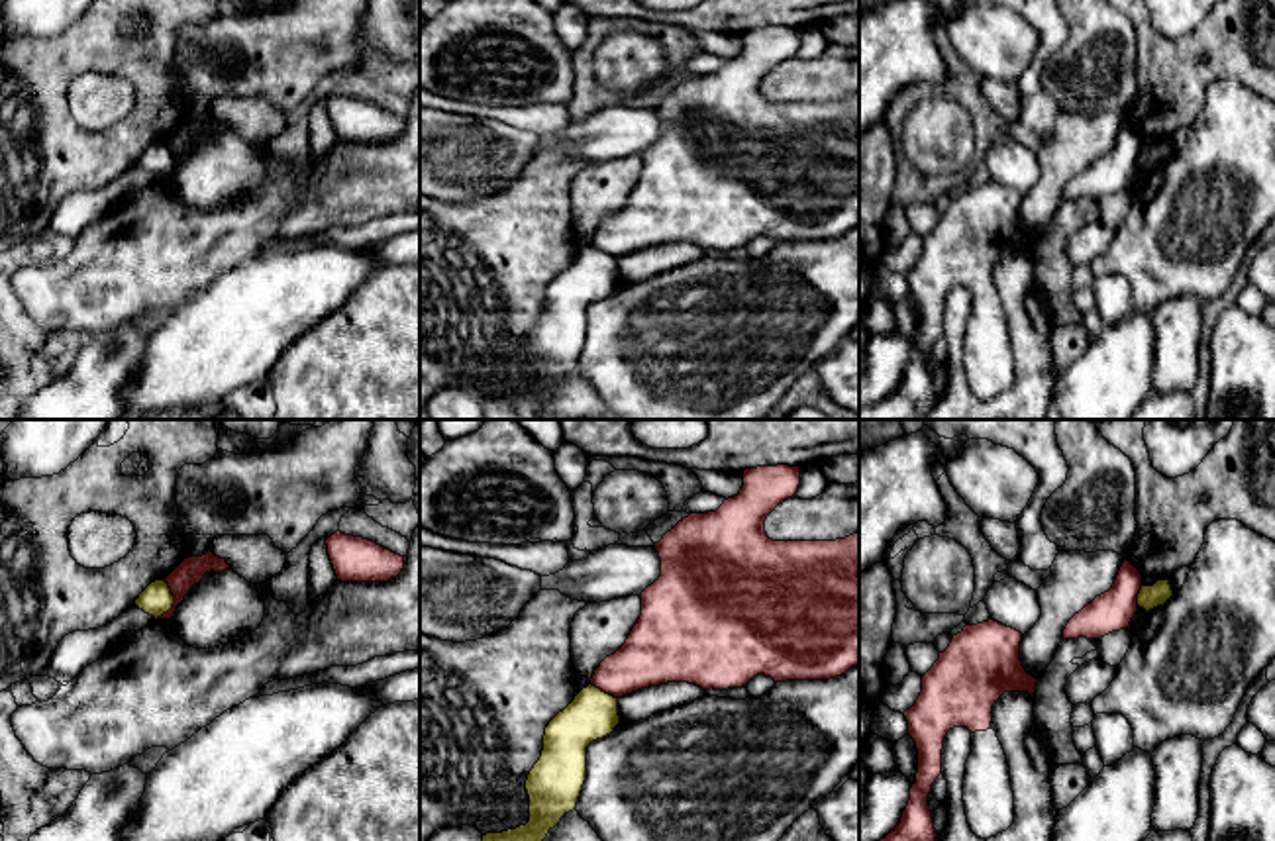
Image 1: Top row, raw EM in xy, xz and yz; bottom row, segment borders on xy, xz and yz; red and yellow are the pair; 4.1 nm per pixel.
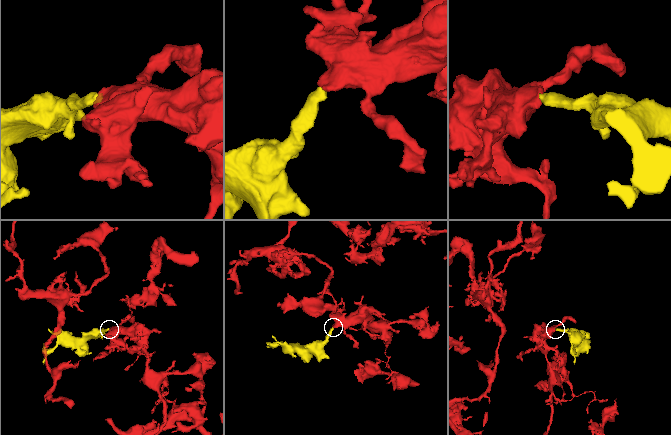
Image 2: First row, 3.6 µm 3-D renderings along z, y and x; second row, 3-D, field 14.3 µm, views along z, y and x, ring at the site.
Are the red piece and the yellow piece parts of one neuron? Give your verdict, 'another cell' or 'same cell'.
another cell

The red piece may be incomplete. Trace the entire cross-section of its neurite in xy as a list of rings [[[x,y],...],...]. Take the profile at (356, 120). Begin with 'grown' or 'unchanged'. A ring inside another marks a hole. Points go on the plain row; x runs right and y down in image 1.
unchanged; [[[335,92],[326,100],[326,106],[341,143],[386,143],[404,129],[404,118],[363,98]]]

